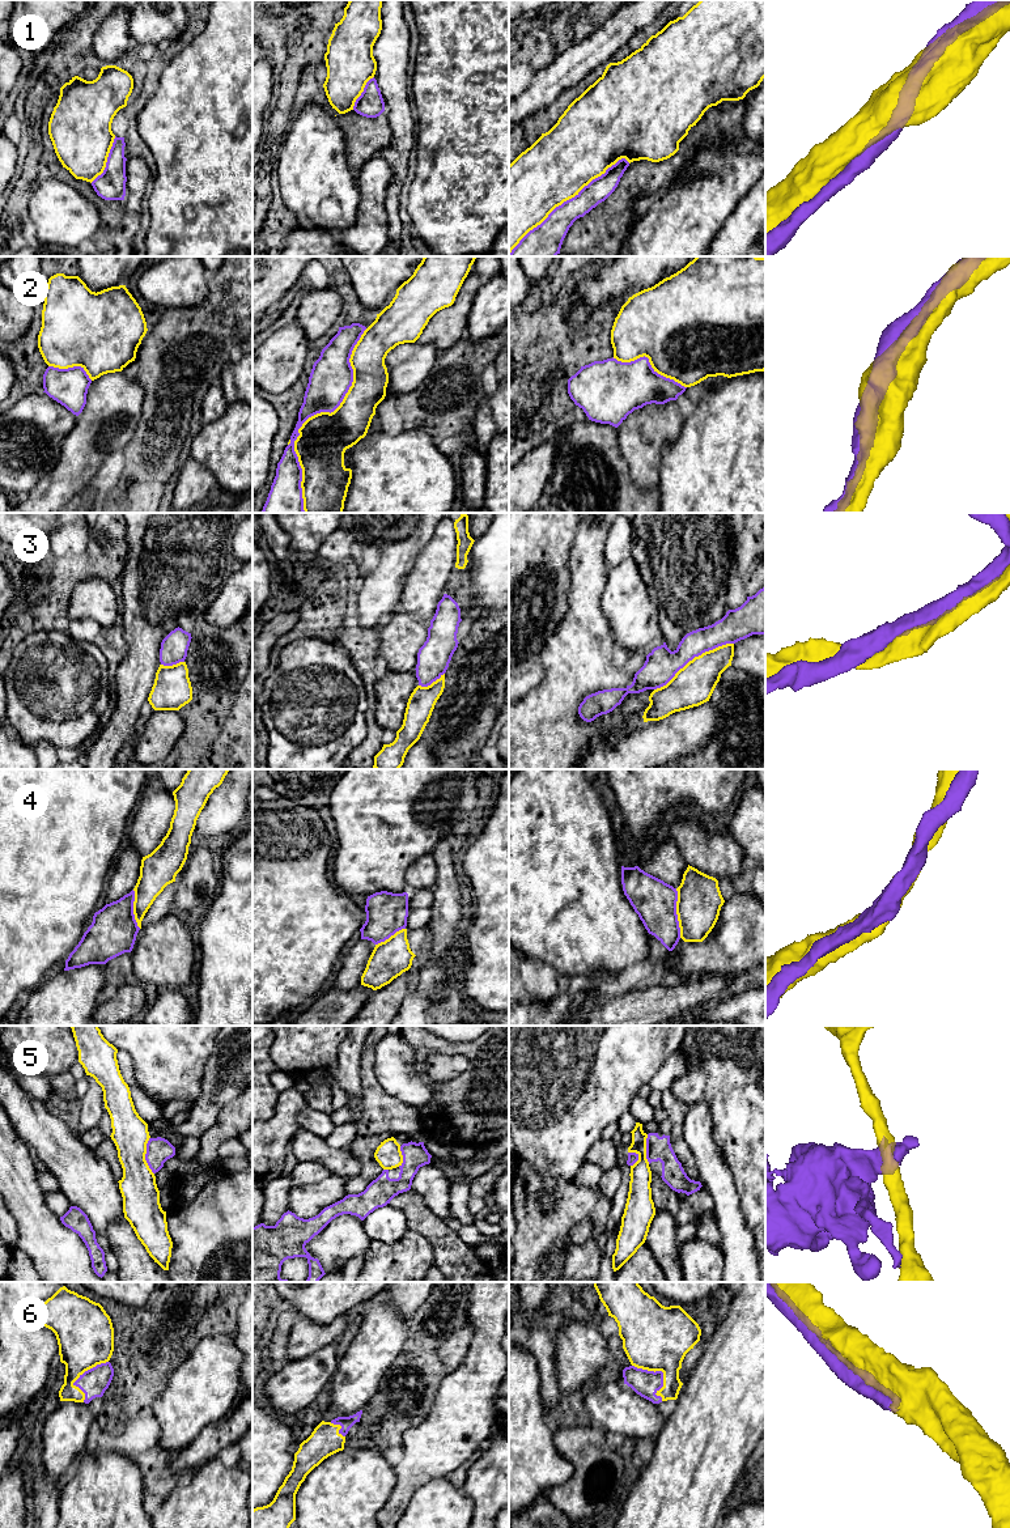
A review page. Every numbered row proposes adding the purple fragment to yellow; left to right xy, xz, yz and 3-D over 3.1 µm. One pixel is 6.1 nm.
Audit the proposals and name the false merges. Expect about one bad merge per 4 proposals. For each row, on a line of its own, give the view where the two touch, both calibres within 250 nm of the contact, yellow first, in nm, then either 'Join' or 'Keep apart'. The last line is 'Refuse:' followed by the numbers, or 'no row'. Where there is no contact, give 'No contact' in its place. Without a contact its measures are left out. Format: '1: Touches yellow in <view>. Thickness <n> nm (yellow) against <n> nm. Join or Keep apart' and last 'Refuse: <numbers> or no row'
1: Touches yellow in yz. Thickness 400 nm (yellow) against 180 nm. Join
2: Touches yellow in xz. Thickness 300 nm (yellow) against 260 nm. Join
3: Touches yellow in yz. Thickness 260 nm (yellow) against 200 nm. Join
4: Touches yellow in yz. Thickness 280 nm (yellow) against 260 nm. Join
5: Touches yellow in xy. Thickness 220 nm (yellow) against 160 nm. Keep apart
6: Touches yellow in yz. Thickness 400 nm (yellow) against 160 nm. Join
Refuse: 5

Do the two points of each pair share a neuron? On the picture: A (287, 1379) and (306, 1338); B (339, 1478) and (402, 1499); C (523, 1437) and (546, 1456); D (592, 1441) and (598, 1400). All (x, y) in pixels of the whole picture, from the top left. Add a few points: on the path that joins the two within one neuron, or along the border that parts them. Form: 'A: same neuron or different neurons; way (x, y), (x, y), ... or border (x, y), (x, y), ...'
A: same neuron; way (297, 1369), (306, 1359), (306, 1349)
B: different neurons; border (394, 1468), (395, 1486), (386, 1503), (376, 1514)
C: same neuron; way (529, 1442), (540, 1454)
D: different neurons; border (594, 1423), (605, 1430)

